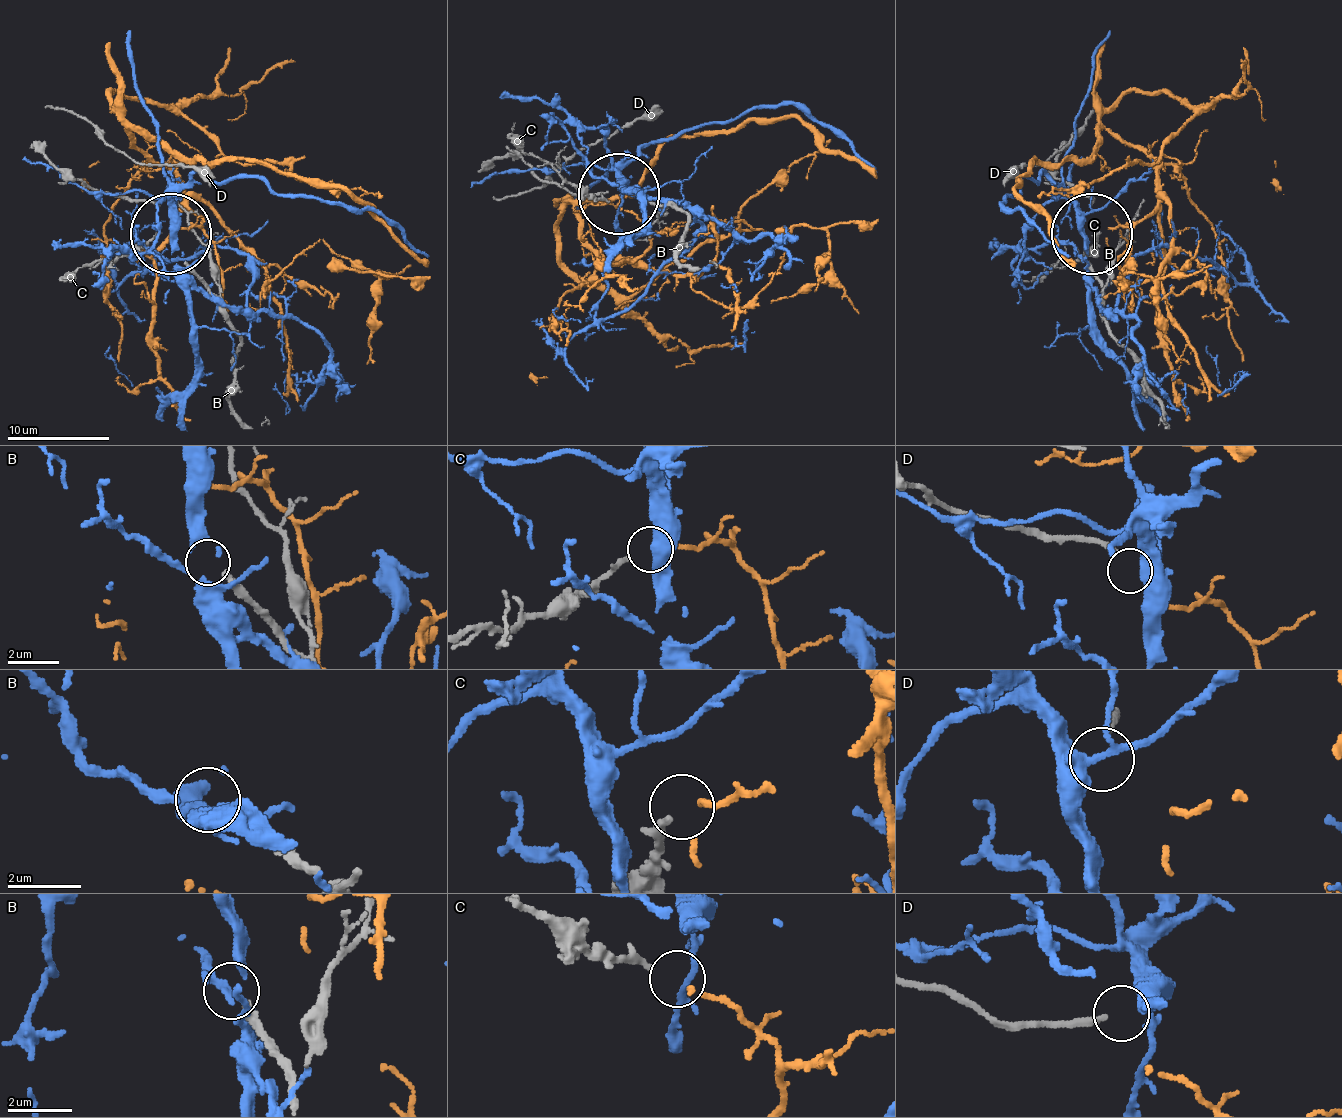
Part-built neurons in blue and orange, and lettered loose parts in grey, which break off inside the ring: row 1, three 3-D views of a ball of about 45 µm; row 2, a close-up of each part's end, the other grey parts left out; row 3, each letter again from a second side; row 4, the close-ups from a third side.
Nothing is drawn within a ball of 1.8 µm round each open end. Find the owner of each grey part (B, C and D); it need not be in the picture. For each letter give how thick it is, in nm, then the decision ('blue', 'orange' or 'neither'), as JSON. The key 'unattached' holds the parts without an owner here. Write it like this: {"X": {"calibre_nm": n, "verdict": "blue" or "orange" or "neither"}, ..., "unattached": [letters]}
{"B": {"calibre_nm": 260, "verdict": "neither"}, "C": {"calibre_nm": 200, "verdict": "orange"}, "D": {"calibre_nm": 200, "verdict": "neither"}, "unattached": ["B", "D"]}

